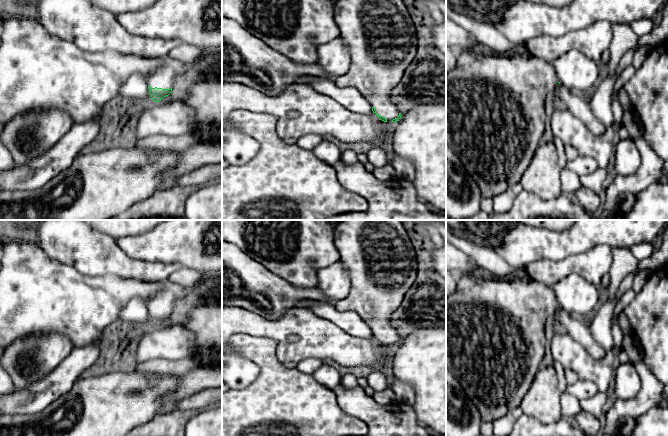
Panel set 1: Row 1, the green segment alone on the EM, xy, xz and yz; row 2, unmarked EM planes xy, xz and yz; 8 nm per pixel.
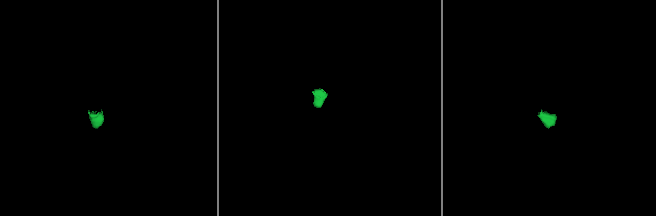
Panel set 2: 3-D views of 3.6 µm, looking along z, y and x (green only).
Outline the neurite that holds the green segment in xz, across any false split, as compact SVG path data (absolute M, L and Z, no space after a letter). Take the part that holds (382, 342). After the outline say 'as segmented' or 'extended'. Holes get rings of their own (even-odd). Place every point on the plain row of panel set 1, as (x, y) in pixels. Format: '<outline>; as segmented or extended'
M339 220L334 228L334 243L351 284L347 297L335 306L340 311L357 313L380 344L397 346L402 339L390 319L418 273L416 252L402 220Z; extended

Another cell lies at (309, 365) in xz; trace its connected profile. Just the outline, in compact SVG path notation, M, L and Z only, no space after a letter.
M306 358L300 361L296 368L302 373L313 375L313 373L323 364L323 360L319 358Z

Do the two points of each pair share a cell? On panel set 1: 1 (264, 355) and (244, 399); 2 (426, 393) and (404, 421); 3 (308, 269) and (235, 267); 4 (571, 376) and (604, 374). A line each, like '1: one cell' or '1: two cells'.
1: one cell
2: two cells
3: two cells
4: two cells

